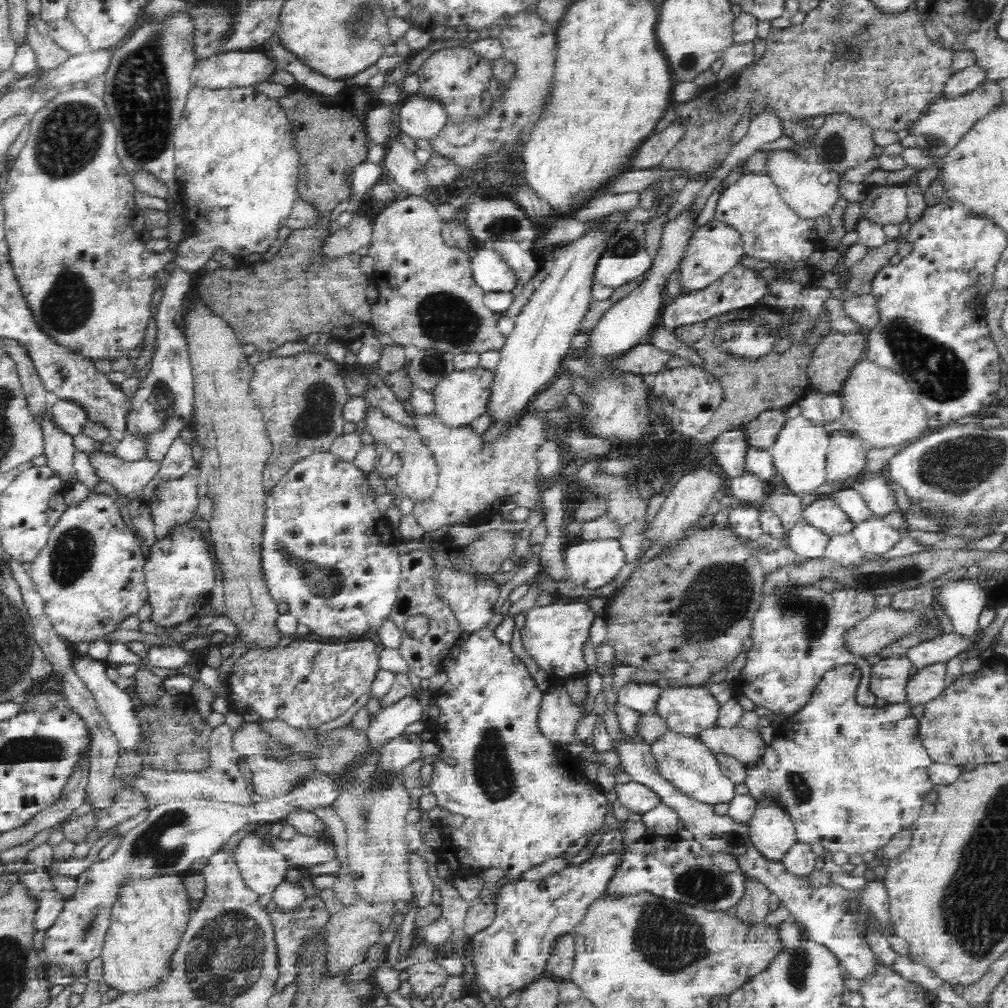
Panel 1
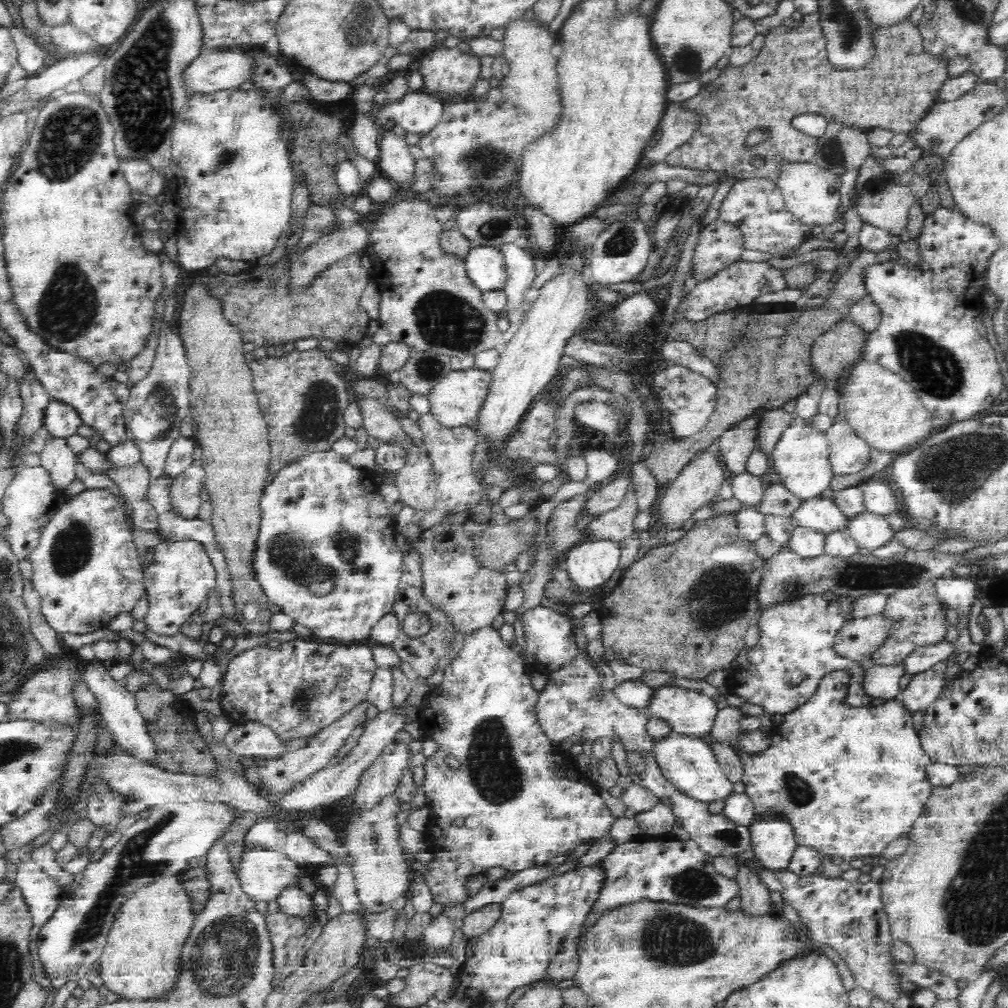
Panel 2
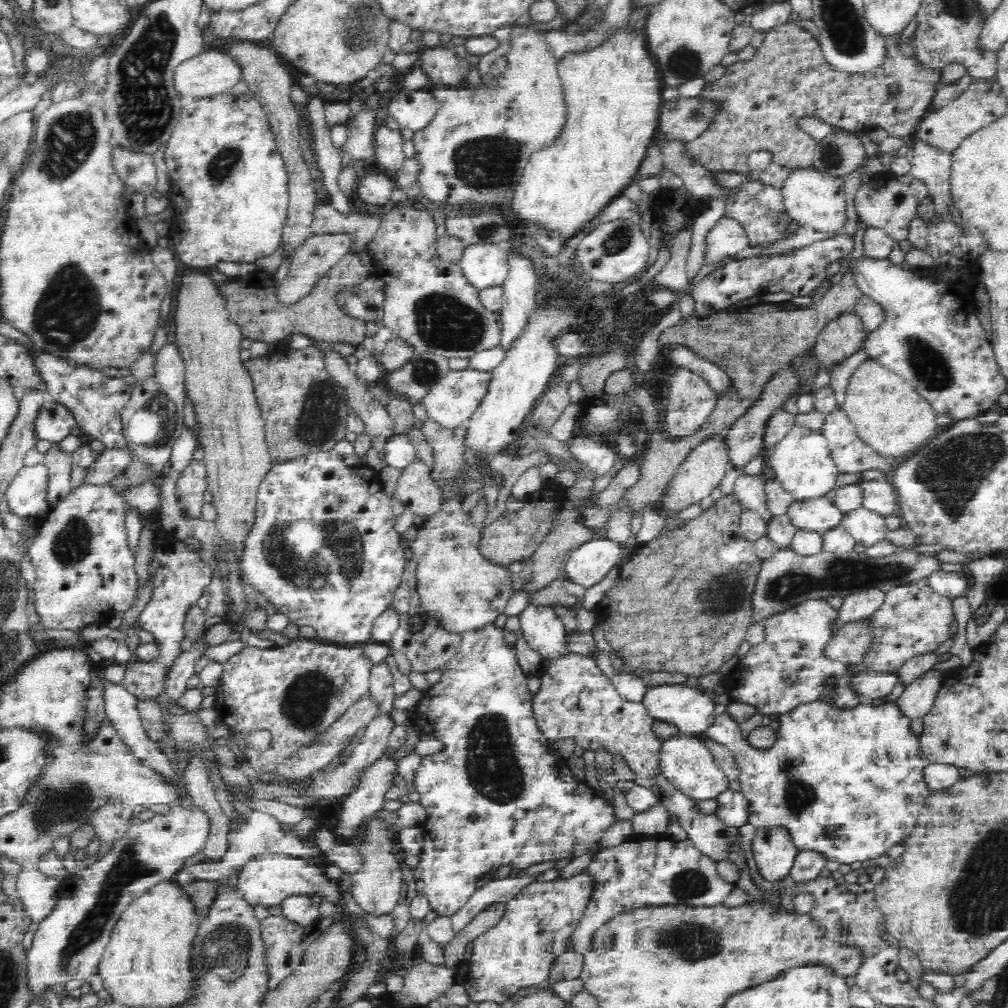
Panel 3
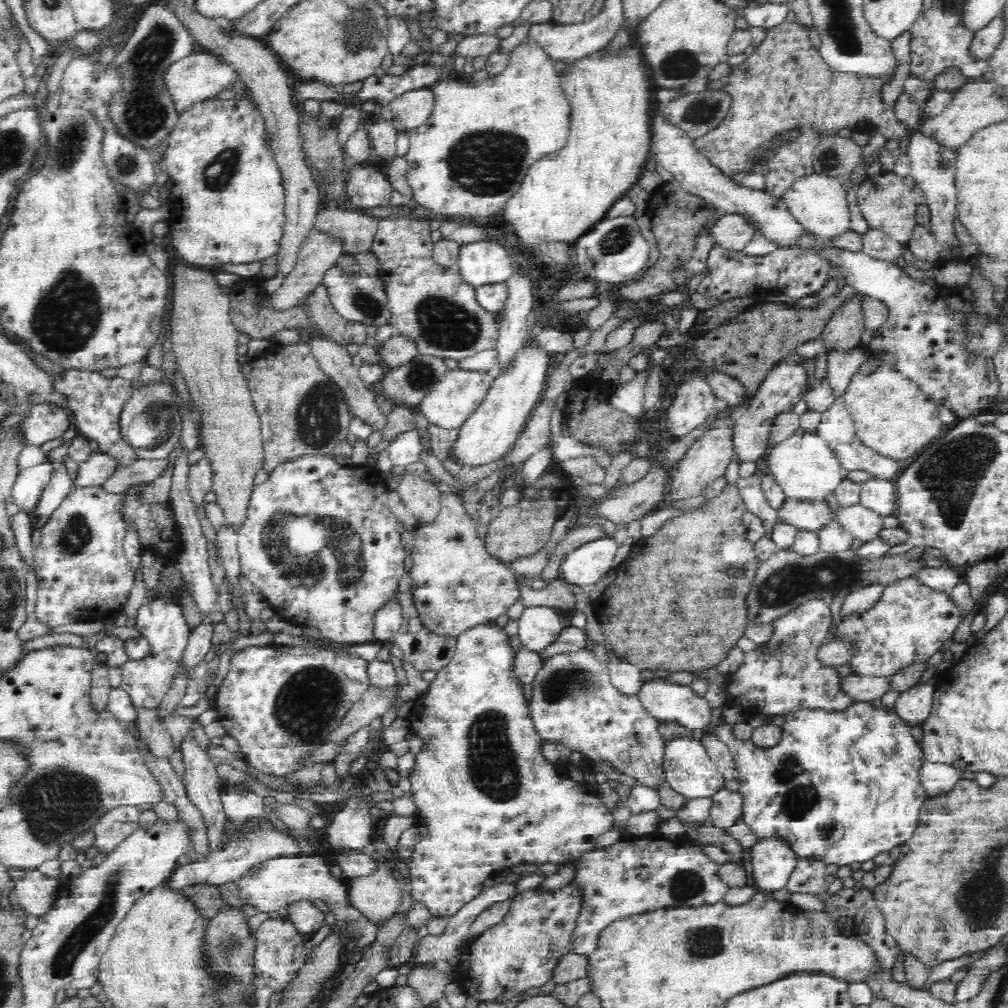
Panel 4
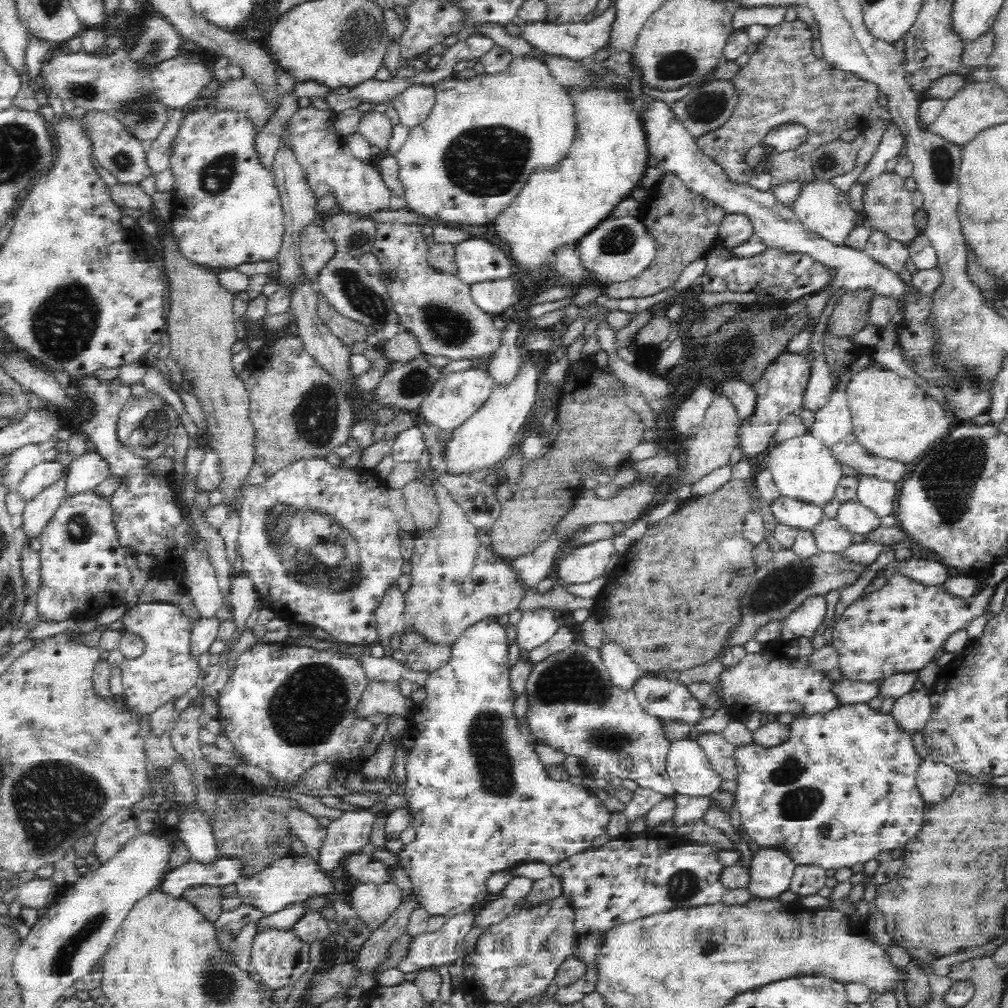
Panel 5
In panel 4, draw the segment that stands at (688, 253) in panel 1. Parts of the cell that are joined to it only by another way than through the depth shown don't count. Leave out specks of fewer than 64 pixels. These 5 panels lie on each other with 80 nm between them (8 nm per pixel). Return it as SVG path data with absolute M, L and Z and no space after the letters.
M738 214L720 215L712 226L710 237L718 245L718 249L730 253L740 253L752 240L754 231L746 225L746 221Z

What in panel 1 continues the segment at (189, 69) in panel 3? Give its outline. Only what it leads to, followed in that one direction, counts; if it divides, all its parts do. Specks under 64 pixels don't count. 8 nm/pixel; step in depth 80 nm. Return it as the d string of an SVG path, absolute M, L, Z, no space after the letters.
M230 51L216 56L210 56L206 60L198 60L200 76L196 84L213 89L251 87L262 82L268 82L276 76L275 64L263 53L255 51Z

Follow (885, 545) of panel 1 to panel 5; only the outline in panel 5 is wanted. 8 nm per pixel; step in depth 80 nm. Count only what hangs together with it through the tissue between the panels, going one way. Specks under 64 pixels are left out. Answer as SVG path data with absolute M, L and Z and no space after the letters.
M858 501L841 504L835 519L848 532L864 537L868 536L872 530L880 527L880 517Z

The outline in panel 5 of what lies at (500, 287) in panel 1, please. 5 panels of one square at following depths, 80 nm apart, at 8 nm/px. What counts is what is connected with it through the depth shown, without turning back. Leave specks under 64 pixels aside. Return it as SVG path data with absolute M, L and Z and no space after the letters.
M476 237L455 246L457 277L470 286L514 277L512 258L488 240Z

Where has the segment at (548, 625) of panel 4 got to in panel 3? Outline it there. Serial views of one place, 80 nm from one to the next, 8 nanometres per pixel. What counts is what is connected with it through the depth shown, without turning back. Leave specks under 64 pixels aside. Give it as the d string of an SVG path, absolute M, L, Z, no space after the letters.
M529 604L519 615L522 635L528 646L550 664L571 654L562 619L550 606Z

